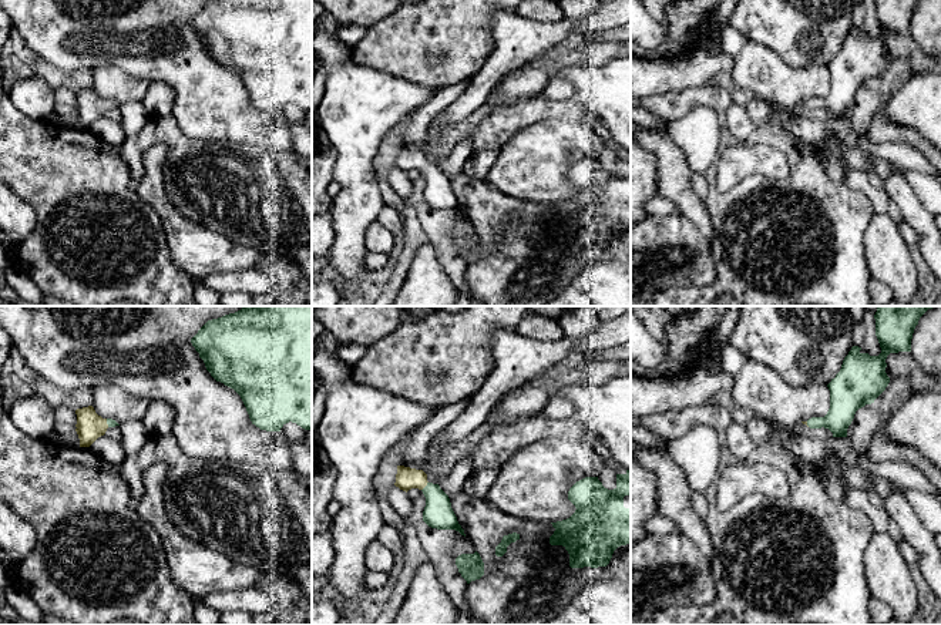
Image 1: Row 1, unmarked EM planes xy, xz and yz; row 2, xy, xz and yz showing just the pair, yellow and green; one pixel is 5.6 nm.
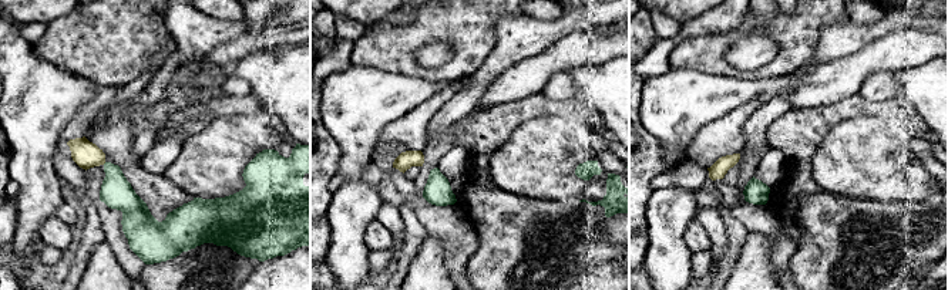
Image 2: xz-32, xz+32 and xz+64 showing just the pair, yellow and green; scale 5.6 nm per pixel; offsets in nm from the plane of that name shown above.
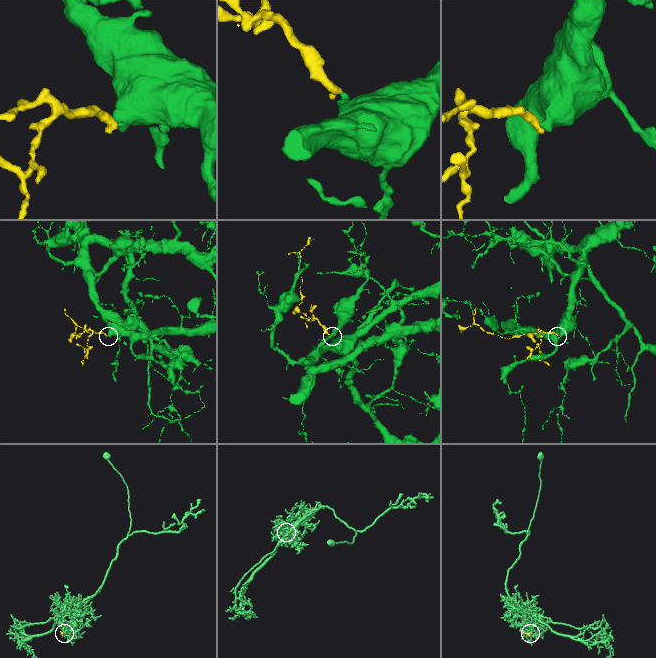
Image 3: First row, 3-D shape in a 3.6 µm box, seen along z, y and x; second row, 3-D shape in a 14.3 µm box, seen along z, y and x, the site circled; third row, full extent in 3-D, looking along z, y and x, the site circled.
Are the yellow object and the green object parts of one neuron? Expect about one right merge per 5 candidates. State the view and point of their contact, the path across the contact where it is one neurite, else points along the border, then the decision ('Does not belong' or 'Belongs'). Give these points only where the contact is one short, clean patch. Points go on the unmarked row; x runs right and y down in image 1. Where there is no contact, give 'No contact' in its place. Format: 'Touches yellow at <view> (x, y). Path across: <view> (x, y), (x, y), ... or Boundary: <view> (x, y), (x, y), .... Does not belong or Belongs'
Touches yellow at xz (426, 165). Path across: xz (406, 160), (417, 160), (426, 165), (437, 182), (437, 194). Belongs

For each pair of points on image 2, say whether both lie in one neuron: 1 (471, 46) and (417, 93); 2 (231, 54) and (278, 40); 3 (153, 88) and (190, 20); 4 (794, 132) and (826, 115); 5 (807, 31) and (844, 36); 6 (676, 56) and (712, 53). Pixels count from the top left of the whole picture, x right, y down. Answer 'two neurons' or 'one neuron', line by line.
1: two neurons
2: one neuron
3: one neuron
4: one neuron
5: two neurons
6: one neuron

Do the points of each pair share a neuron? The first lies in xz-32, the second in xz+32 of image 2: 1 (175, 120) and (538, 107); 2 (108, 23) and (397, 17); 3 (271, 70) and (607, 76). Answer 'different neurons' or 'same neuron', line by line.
1: same neuron
2: different neurons
3: same neuron

